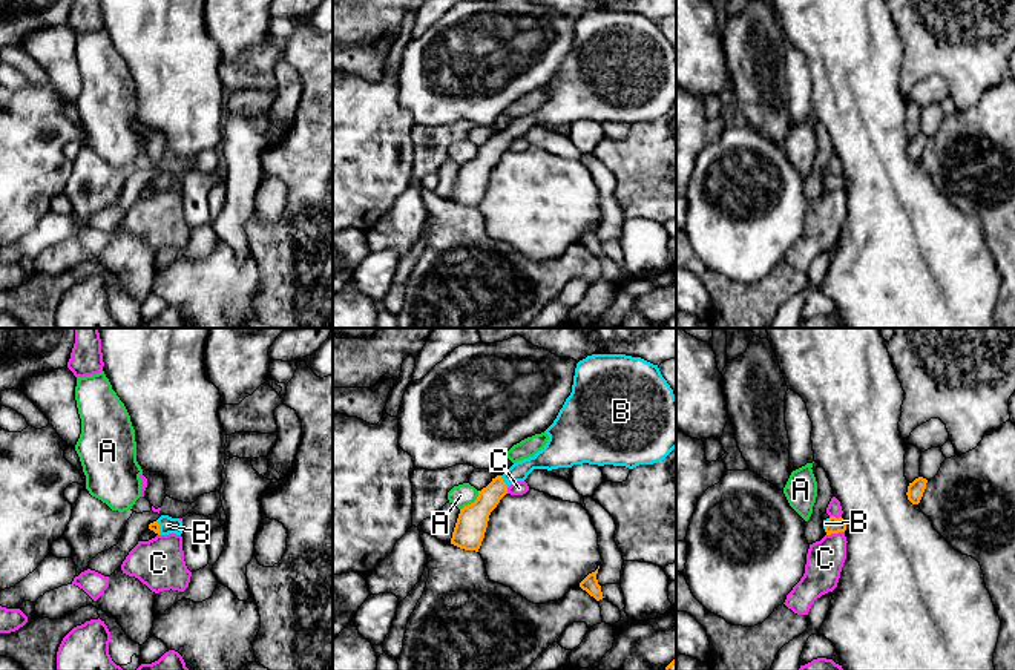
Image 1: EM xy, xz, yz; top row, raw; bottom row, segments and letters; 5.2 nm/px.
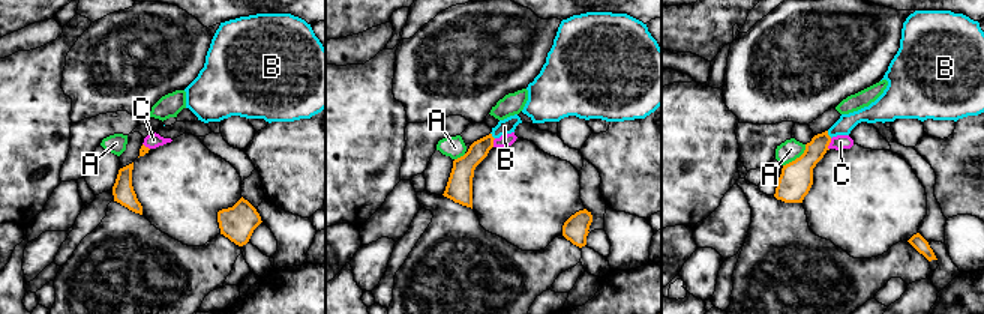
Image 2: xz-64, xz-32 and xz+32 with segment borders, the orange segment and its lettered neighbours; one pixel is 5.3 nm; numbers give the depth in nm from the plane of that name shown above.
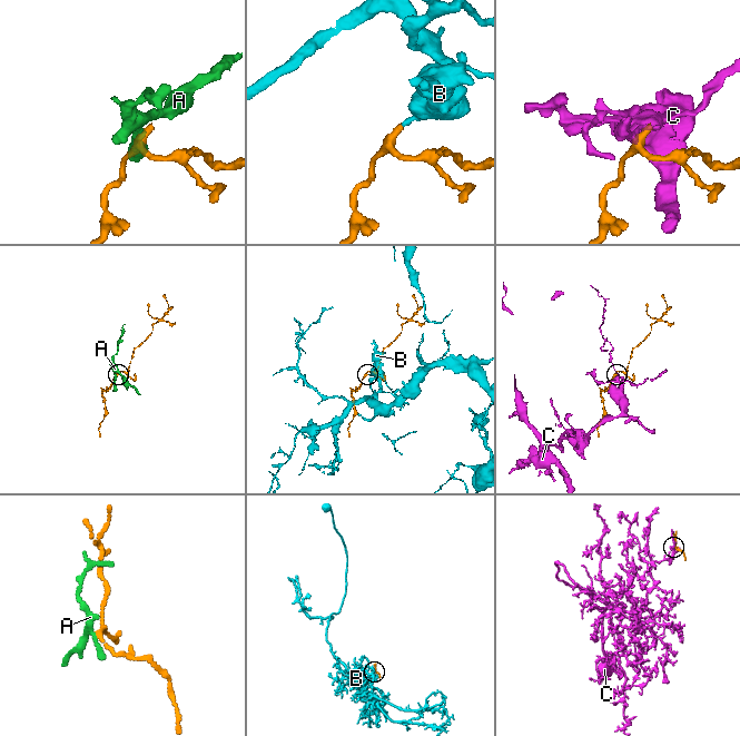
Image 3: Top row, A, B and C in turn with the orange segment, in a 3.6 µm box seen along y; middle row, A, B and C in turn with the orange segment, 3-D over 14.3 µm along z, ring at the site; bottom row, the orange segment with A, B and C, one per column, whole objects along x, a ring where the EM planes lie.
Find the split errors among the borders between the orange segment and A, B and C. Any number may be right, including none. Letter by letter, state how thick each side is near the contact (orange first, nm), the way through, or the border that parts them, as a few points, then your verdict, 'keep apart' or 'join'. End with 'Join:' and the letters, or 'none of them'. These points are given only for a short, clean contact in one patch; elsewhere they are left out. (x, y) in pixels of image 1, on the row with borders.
A: 160 nm thick on the orange side, 120 nm on the other; border along xz (479, 491), (479, 495), (460, 509); keep apart
B: 160 nm thick on the orange side, 110 nm on the other; runs through xz (473, 518), (503, 482), (528, 465), (545, 459); join
C: 80 nm thick on the orange side, 200 nm on the other; border along yz (844, 531), (827, 535); keep apart
Join: B

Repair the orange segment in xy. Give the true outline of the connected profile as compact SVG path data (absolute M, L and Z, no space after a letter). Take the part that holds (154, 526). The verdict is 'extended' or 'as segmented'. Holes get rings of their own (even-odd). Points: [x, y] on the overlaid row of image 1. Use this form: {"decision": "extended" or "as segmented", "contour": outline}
{"decision": "extended", "contour": "M161 515L156 521L149 524L149 529L158 535L169 535L169 534L182 534L182 520L172 518L169 515Z"}

